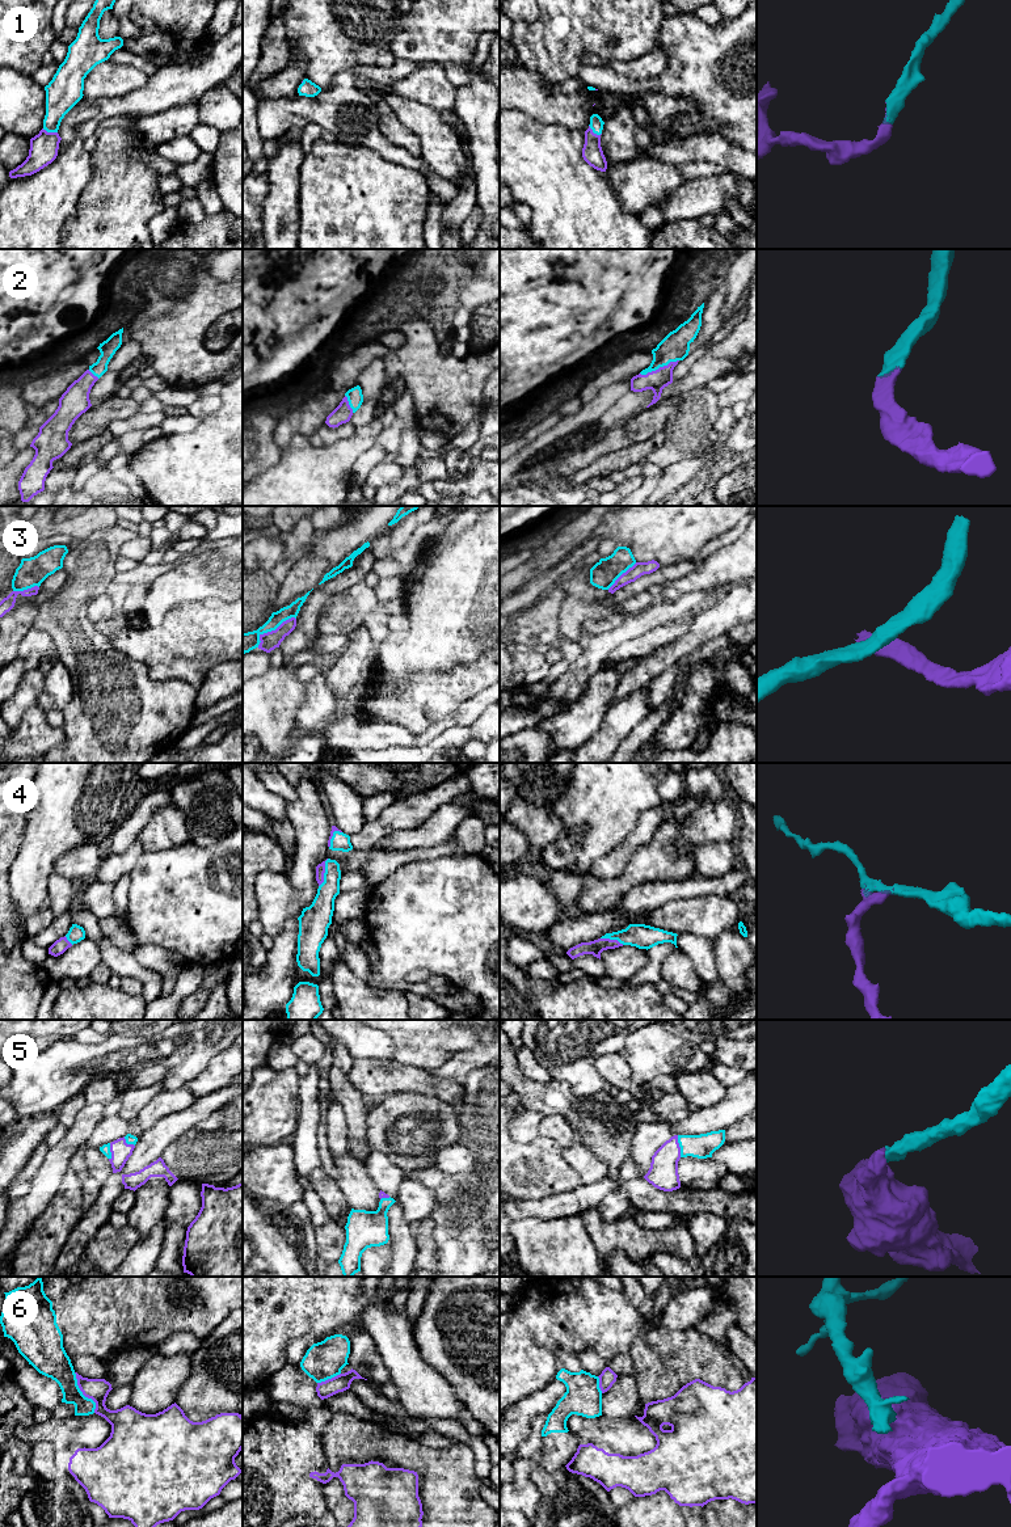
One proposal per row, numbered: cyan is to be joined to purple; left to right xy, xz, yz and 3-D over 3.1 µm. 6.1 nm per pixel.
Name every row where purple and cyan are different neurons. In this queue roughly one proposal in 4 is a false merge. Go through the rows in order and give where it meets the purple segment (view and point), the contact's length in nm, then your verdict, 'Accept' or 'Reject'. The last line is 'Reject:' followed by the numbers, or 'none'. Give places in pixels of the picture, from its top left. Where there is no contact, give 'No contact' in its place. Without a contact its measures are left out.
1: Touches purple at yz (593, 133). Shared border 100 nm. Accept
2: Touches purple at yz (660, 367). Shared border 260 nm. Accept
3: Touches purple at xz (272, 631). Shared border 300 nm. Reject
4: Touches purple at xz (324, 872). Shared border 190 nm. Accept
5: Touches purple at yz (678, 1146). Shared border 140 nm. Accept
6: Touches purple at xy (83, 1393). Shared border 280 nm. Reject
Reject: 3, 6

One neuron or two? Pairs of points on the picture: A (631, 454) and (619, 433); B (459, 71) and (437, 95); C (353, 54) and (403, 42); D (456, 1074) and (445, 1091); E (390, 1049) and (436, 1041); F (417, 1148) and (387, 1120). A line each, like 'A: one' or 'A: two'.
A: two
B: two
C: two
D: two
E: two
F: one

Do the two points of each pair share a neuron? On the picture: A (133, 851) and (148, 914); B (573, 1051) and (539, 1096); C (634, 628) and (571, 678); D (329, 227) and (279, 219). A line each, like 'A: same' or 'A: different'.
A: different
B: different
C: same
D: different

